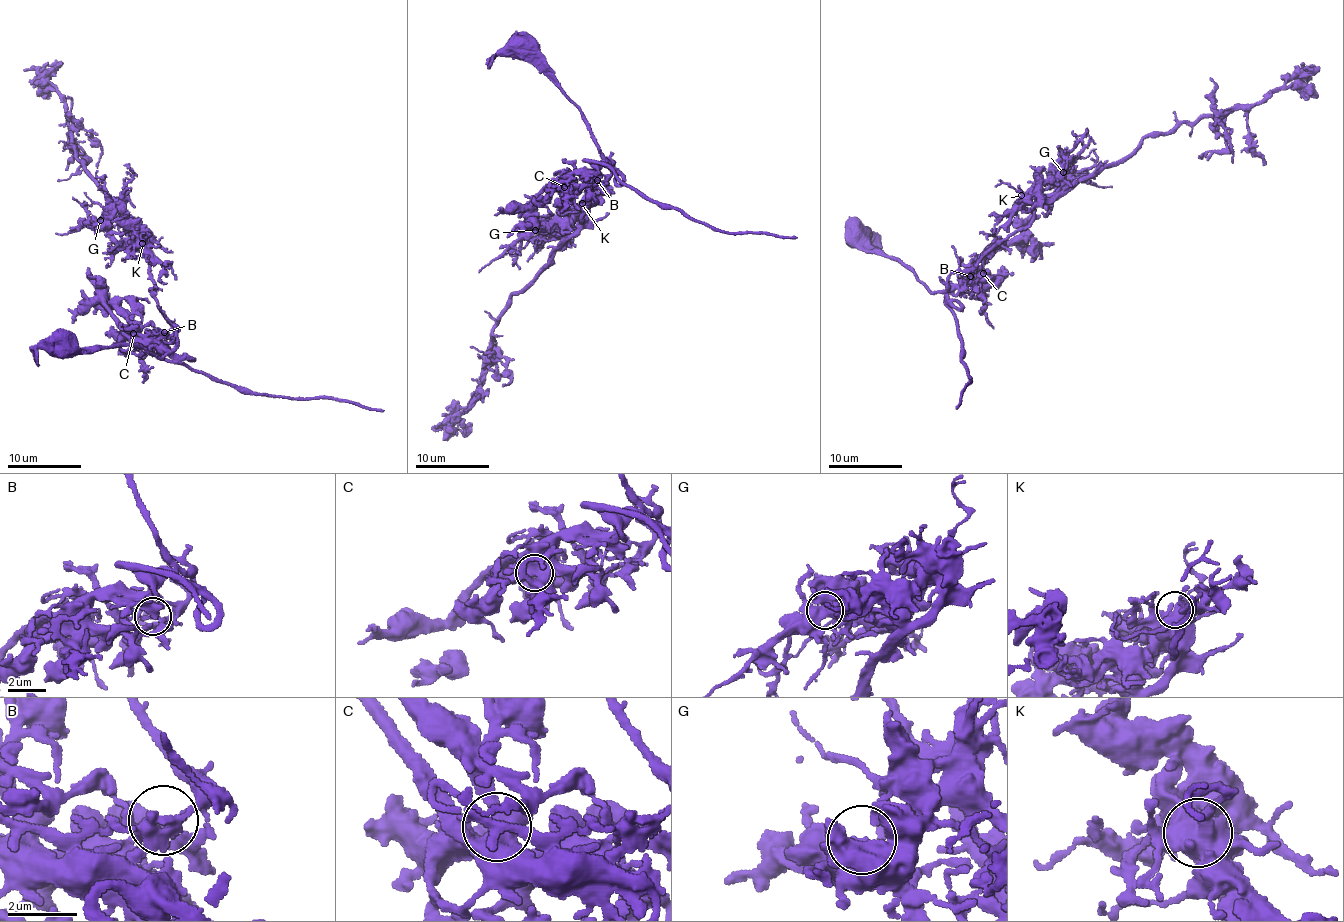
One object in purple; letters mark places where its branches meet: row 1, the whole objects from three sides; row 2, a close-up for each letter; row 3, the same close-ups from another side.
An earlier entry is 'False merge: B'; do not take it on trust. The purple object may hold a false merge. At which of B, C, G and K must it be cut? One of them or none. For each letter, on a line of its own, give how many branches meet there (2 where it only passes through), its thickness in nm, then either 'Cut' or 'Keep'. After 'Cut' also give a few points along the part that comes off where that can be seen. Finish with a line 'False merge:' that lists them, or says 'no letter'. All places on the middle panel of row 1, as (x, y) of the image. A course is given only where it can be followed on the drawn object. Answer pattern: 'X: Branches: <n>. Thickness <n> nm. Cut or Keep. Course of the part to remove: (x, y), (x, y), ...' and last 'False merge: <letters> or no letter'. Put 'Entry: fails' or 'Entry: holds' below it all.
B: Branches: 2. Thickness 130 nm. Cut. Course of the part to remove: (598, 180), (593, 174), (604, 165), (612, 167), (625, 185), (646, 199), (712, 227), (730, 233), (797, 237)
C: Branches: 2. Thickness 600 nm. Keep
G: Branches: 2. Thickness 420 nm. Keep
K: Branches: 2. Thickness 550 nm. Keep
False merge: B
Entry: holds

